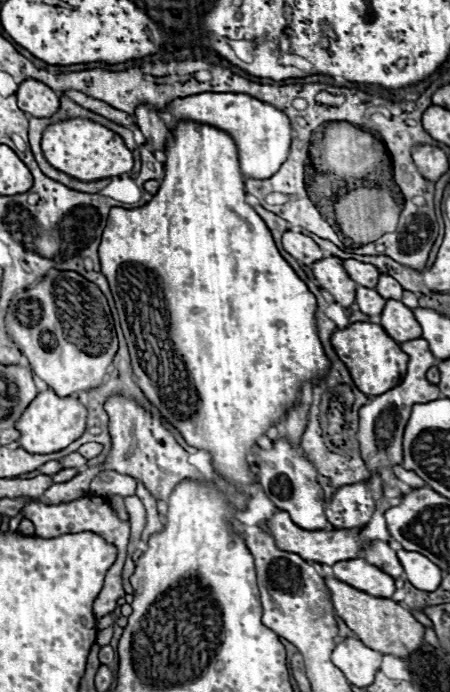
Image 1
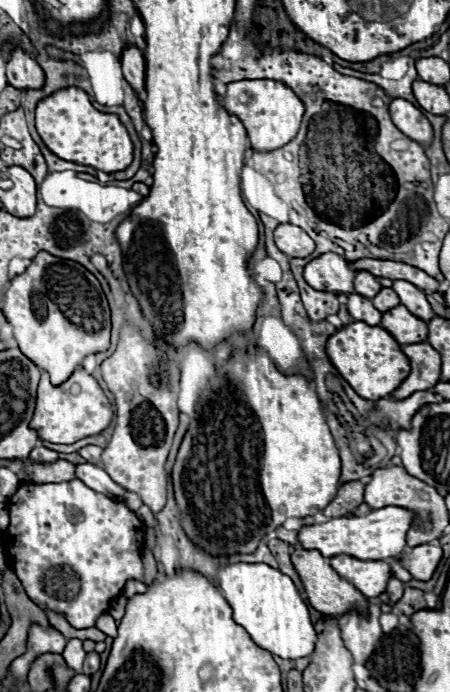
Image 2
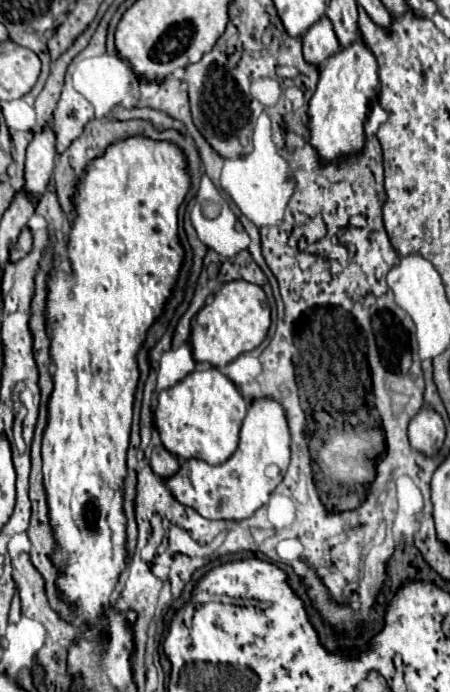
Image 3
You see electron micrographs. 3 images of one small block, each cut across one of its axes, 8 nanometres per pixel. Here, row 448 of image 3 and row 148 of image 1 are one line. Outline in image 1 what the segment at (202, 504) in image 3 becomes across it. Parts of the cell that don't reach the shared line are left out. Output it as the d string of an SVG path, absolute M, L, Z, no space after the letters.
M204 92L196 96L176 98L166 104L166 112L170 114L170 130L176 130L180 122L198 122L214 126L232 136L238 148L238 164L244 178L266 180L280 170L290 152L292 126L284 112L278 112L274 106L264 104L248 94L232 94L232 92Z

